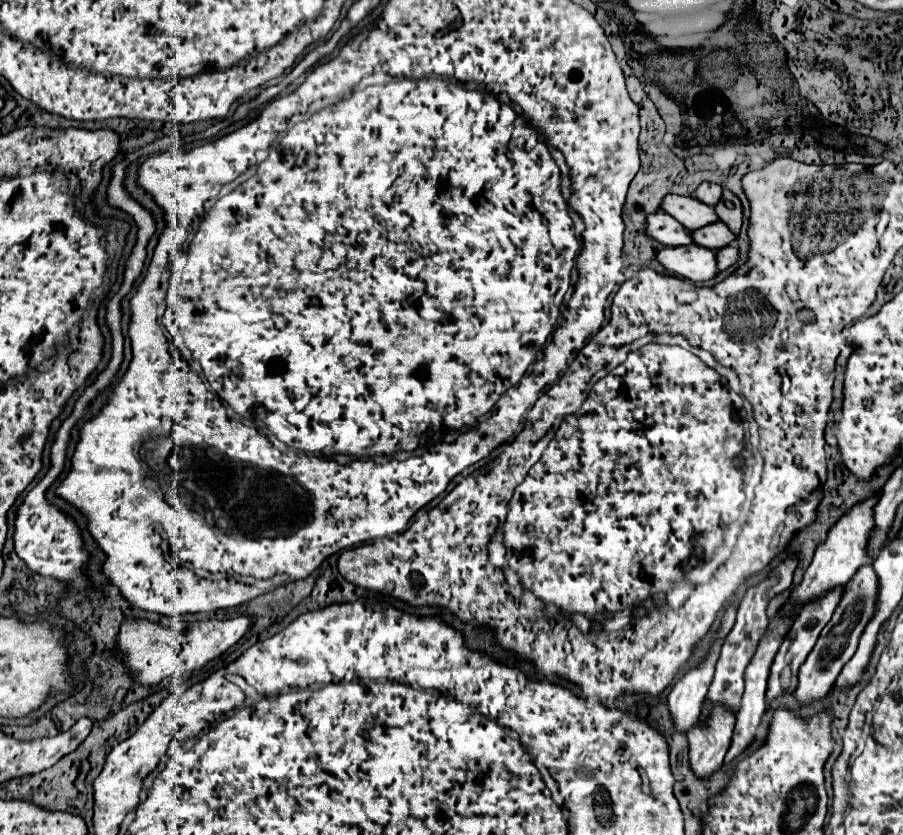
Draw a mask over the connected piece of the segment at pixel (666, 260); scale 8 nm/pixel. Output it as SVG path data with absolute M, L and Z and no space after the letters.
M698 244L690 246L666 246L658 254L660 264L670 272L692 282L712 280L720 270L716 262L716 252Z

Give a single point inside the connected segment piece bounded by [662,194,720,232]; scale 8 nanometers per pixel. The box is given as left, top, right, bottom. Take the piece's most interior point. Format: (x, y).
(694, 214)

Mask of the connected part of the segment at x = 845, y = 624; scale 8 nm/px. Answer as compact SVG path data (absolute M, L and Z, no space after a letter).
M868 564L868 566L862 566L850 578L850 582L844 586L842 600L840 600L832 620L824 626L814 650L810 652L806 662L800 666L800 674L798 674L800 684L798 684L798 690L796 690L796 698L800 702L808 704L812 700L818 700L820 696L824 696L832 688L842 666L854 656L866 624L876 614L876 602L878 602L878 578L876 578L874 568Z

